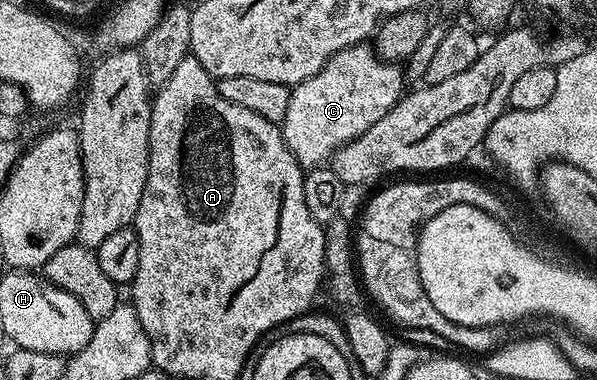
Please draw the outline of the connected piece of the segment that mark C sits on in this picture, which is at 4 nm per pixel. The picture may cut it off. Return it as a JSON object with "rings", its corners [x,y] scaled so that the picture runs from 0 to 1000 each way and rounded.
{"rings":[[[605,116],[581,121],[573,137],[561,142],[553,161],[519,211],[506,211],[497,226],[487,229],[486,276],[479,284],[479,305],[472,324],[476,366],[504,439],[529,442],[548,429],[563,397],[580,376],[590,374],[613,337],[633,326],[653,284],[660,284],[680,237],[678,187],[662,163],[647,163],[621,118]]]}

